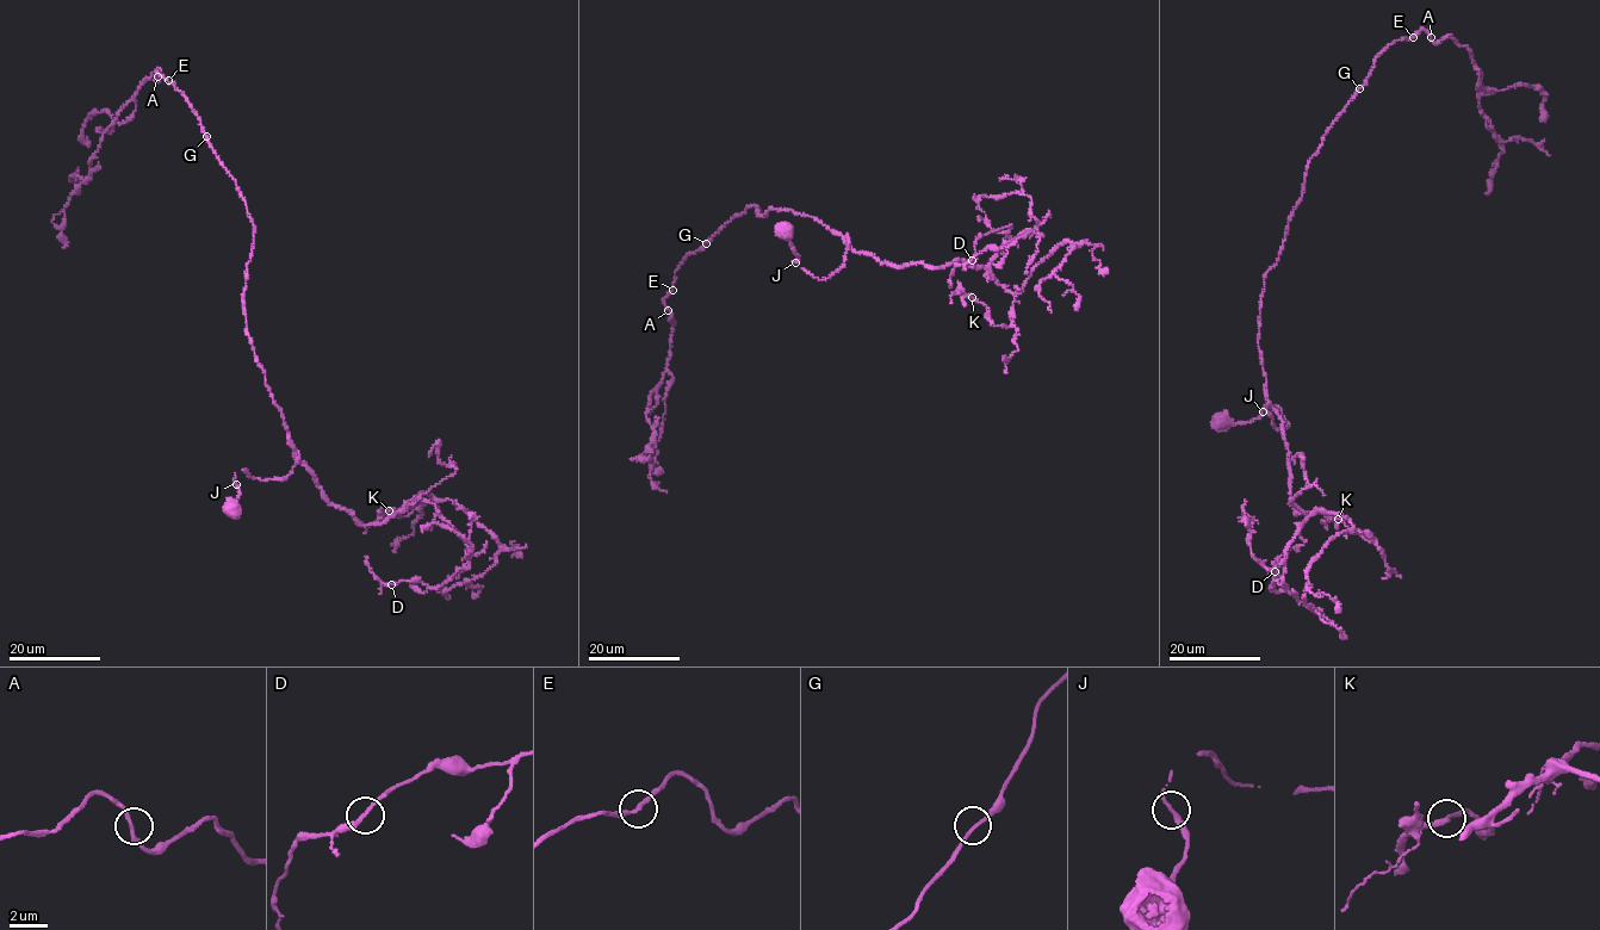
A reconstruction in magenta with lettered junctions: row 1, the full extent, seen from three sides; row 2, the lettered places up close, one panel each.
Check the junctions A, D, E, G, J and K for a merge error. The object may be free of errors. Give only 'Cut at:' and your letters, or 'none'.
Cut at: none

